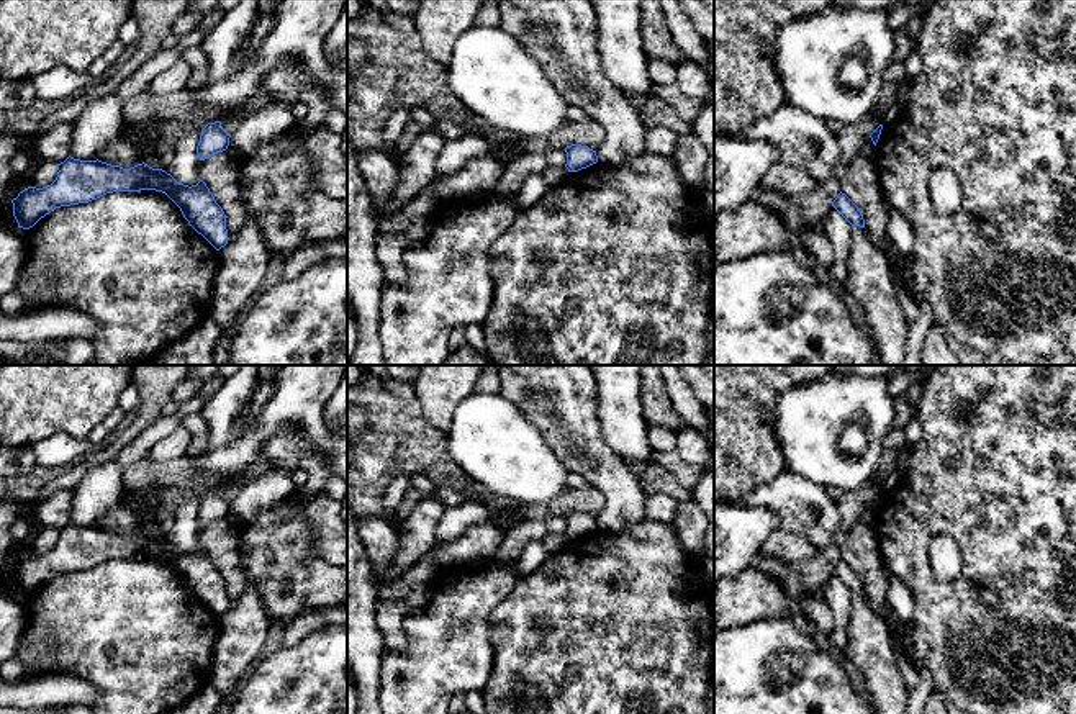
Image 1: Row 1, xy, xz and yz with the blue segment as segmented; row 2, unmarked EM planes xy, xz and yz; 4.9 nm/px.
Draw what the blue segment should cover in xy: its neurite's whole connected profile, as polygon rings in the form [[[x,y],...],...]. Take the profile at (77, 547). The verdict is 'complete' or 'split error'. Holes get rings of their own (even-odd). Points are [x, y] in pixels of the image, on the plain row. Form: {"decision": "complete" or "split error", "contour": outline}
{"decision": "complete", "contour": [[[70,522],[57,531],[57,537],[51,552],[28,554],[11,567],[18,594],[29,596],[56,575],[88,570],[106,560],[156,557],[165,560],[216,617],[228,611],[226,581],[203,547],[188,554],[144,529],[123,536],[98,526],[80,527]]]}

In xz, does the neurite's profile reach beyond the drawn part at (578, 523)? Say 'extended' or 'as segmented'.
as segmented

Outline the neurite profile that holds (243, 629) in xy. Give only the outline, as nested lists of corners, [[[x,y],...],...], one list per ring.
[[[246,585],[239,599],[218,617],[210,683],[221,701],[236,696],[241,678],[259,662],[269,629],[270,619],[255,588]]]

